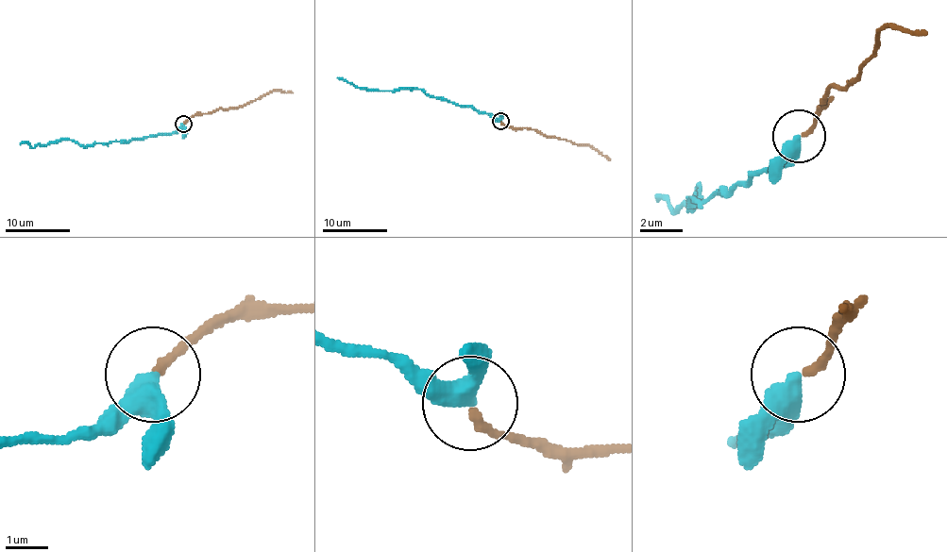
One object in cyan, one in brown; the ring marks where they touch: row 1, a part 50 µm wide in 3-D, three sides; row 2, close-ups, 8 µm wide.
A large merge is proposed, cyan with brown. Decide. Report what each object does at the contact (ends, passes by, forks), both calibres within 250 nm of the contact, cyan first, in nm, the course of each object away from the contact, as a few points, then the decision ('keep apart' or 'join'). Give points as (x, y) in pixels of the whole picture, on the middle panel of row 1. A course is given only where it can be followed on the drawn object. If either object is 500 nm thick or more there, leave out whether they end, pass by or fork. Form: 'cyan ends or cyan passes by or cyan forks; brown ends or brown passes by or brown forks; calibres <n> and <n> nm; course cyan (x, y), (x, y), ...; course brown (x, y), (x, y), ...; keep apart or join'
cyan passes by; brown ends; calibres 380 and 220 nm; course cyan (501, 122), (488, 113), (479, 113), (470, 107), (430, 97), (420, 89), (373, 91), (355, 87), (337, 77); course brown (501, 122), (509, 127), (529, 127), (547, 136), (594, 147), (610, 160); join

